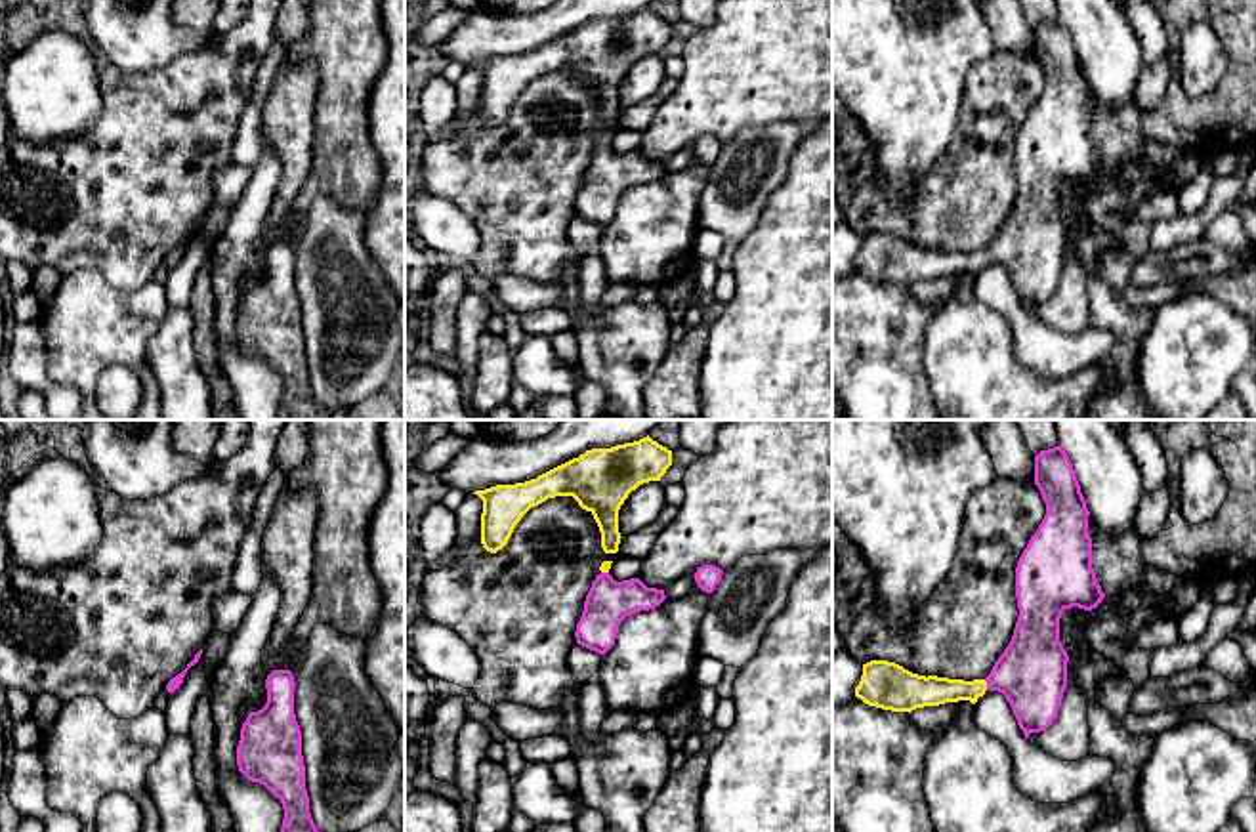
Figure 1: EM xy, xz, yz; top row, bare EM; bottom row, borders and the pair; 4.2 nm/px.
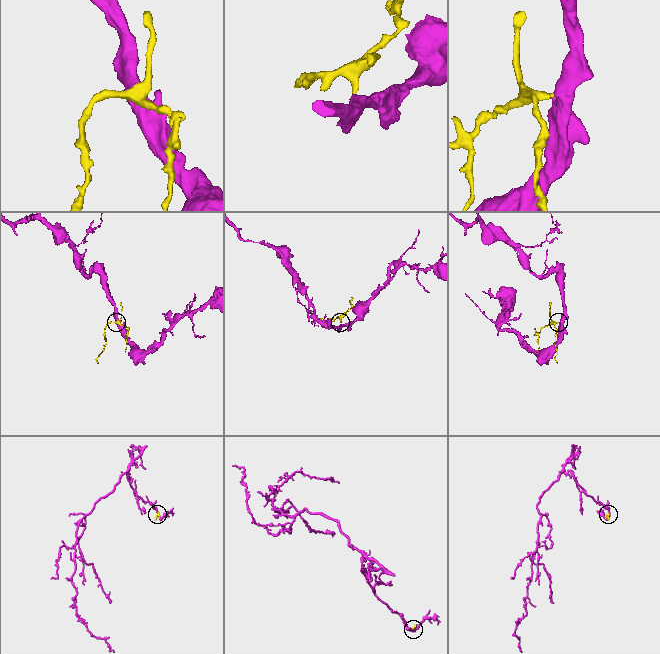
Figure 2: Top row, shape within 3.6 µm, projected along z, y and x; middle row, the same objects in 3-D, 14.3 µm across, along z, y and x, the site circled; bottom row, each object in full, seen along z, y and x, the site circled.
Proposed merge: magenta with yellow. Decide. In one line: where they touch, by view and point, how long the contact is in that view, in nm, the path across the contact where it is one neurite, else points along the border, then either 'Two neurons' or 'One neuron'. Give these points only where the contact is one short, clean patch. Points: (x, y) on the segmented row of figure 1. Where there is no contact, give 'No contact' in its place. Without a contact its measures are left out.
Touches magenta at yz (987, 684). Shared border 40 nm. Path across: yz (1031, 672), (1012, 674), (987, 684), (974, 689), (930, 691). One neuron

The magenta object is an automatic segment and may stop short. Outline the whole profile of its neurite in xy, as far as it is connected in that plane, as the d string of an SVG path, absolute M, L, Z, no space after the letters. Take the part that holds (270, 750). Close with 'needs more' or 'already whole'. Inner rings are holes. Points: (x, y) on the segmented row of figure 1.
M273 670L267 676L267 702L242 723L237 765L248 780L263 784L281 800L281 832L319 832L309 813L294 687L290 670Z; already whole

